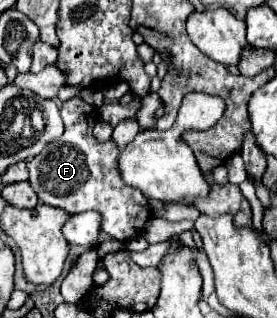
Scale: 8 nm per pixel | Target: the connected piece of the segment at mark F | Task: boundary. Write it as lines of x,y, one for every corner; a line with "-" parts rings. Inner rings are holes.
75,97
63,103
61,117
65,123
65,133
59,141
49,143
37,157
27,161
29,183
37,197
45,205
61,207
67,213
85,213
89,209
99,211
103,217
103,231
117,241
129,241
139,235
145,223
151,219
149,201
143,193
129,187
121,179
119,171
119,151
113,141
95,141
91,129
97,121
97,111
93,105

